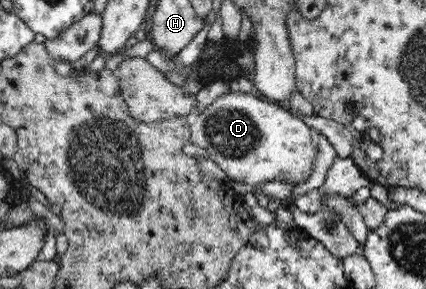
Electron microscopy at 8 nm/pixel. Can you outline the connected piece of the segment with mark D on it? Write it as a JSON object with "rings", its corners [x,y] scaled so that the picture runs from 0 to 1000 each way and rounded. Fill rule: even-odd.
{"rings":[[[538,318],[495,360],[467,401],[446,415],[451,450],[448,498],[481,516],[495,550],[533,602],[533,619],[608,644],[624,630],[669,630],[704,637],[732,612],[749,529],[749,457],[711,422],[704,405],[683,394],[664,360],[629,356],[599,318],[561,325]]]}

